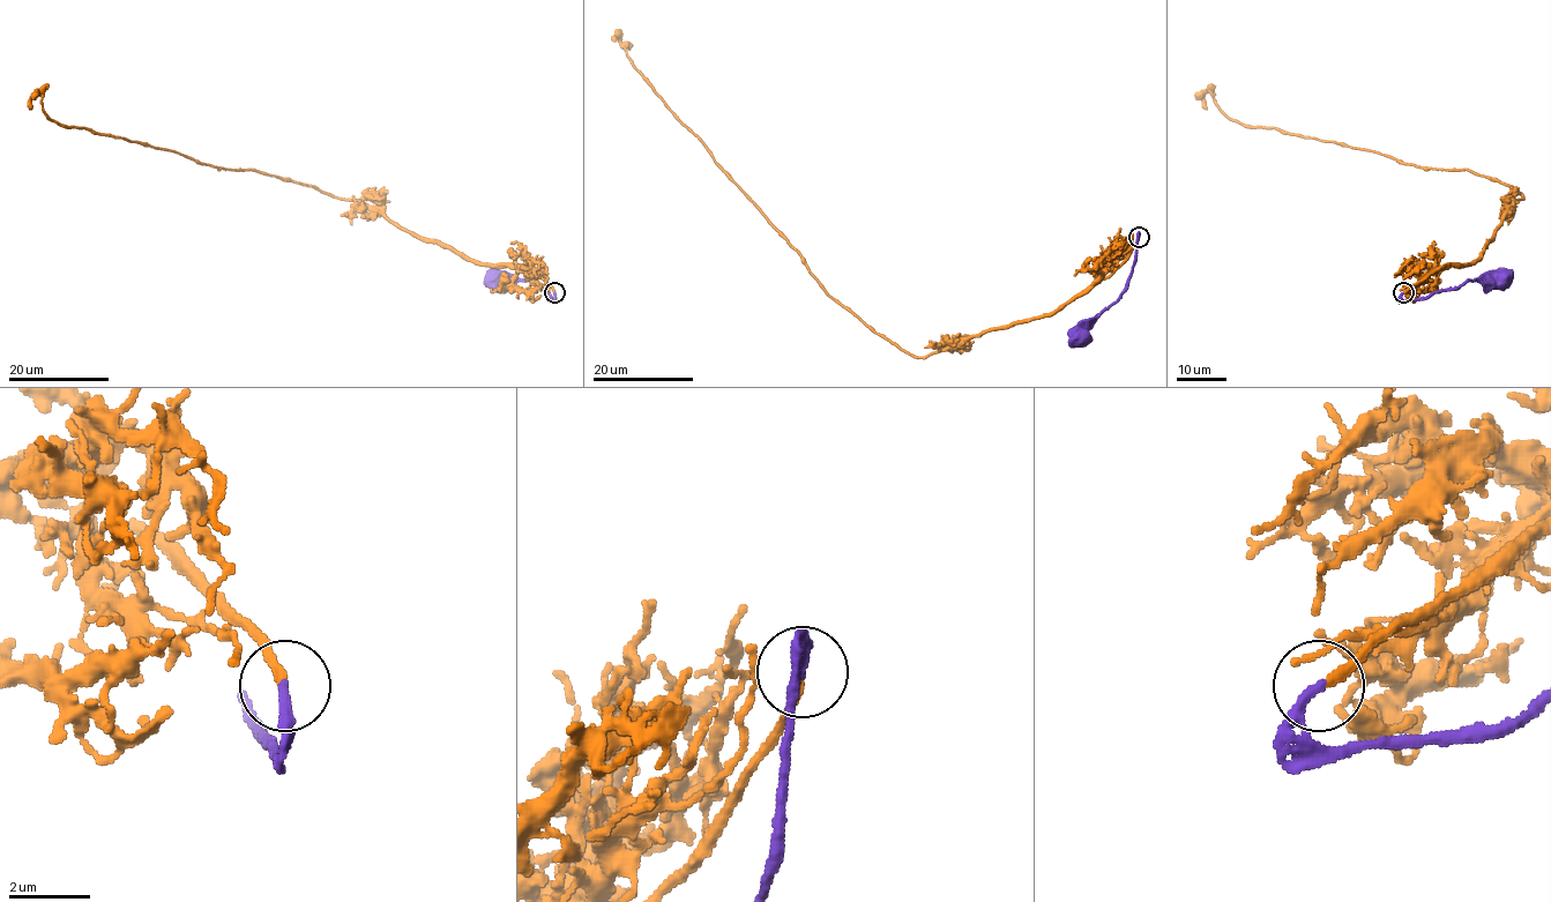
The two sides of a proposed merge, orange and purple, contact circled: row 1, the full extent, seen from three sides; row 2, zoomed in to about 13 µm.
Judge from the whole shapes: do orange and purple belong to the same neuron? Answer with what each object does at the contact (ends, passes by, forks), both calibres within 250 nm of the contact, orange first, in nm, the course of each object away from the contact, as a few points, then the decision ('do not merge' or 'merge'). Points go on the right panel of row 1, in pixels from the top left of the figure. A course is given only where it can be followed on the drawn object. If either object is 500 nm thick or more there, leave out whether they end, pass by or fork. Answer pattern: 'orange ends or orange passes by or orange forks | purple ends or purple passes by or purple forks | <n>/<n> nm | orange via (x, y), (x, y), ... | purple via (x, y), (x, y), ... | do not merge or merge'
orange ends | purple ends | 220/240 nm | orange via (1403, 293), (1434, 269), (1470, 266), (1522, 196), (1468, 170), (1423, 169), (1244, 126), (1208, 91), (1207, 109) | purple via (1403, 293), (1401, 297), (1404, 300), (1426, 299), (1467, 281), (1498, 280) | merge

